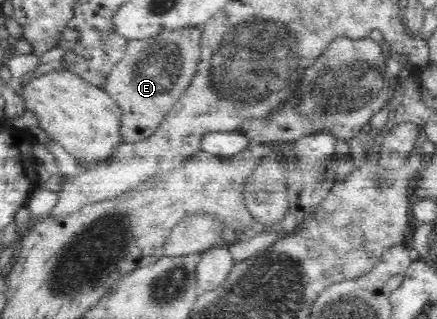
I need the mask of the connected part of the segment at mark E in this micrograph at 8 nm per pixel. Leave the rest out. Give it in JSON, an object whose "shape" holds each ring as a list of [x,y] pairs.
{"shape":[[[200,26],[178,28],[146,39],[127,40],[122,61],[106,77],[104,90],[121,111],[123,143],[146,141],[190,85],[199,62]]]}

